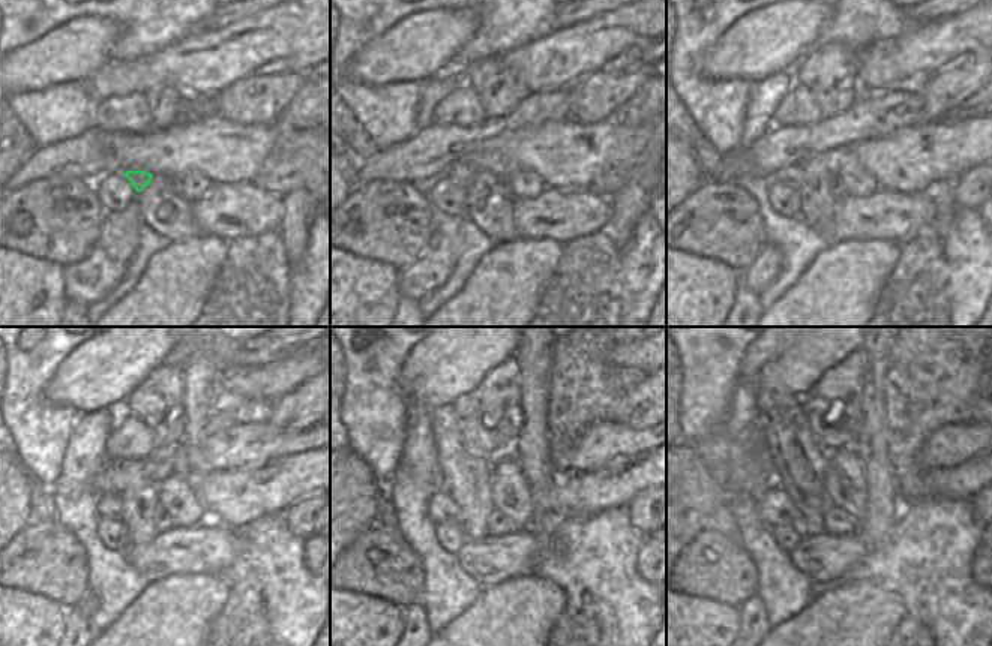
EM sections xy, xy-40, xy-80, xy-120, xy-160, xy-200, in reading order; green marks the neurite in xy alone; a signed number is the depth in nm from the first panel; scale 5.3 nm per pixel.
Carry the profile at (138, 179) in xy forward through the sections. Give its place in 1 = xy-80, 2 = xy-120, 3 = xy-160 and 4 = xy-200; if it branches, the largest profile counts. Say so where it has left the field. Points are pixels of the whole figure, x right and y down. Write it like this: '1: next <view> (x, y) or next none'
1: next xy-80 (791, 176)
2: next xy-120 (108, 505)
3: next xy-160 (441, 508)
4: next xy-200 (775, 507)

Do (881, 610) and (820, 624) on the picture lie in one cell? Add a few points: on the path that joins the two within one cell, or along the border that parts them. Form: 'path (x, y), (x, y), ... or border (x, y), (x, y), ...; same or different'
path (866, 615), (853, 624), (835, 624); same

